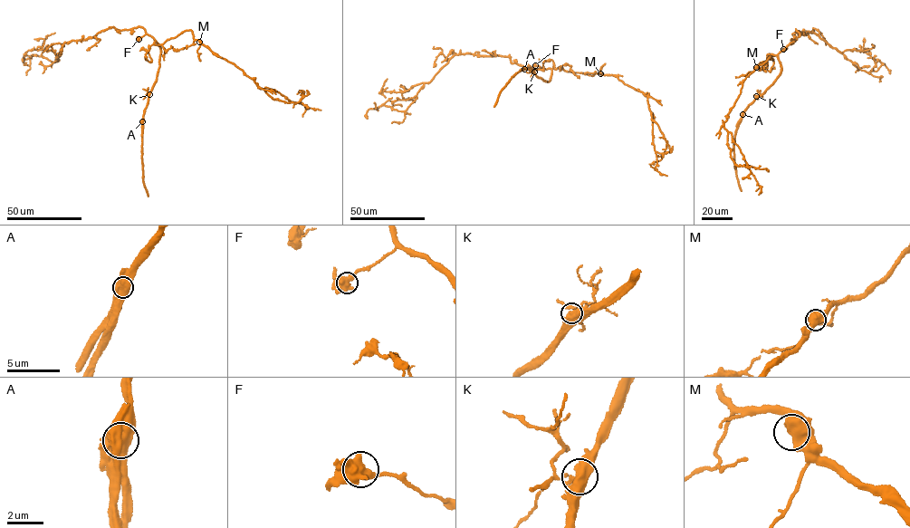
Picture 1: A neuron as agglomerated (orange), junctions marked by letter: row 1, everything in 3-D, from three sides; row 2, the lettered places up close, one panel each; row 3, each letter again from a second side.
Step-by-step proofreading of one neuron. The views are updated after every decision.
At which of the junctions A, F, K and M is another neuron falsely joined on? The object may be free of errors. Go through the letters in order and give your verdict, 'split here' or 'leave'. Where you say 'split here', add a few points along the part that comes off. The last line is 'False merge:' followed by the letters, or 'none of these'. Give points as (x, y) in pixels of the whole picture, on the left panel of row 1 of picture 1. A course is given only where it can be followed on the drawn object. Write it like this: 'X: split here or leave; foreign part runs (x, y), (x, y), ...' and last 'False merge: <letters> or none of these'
A: split here; foreign part runs (142, 121), (142, 136)
F: leave
K: leave
M: leave
False merge: A

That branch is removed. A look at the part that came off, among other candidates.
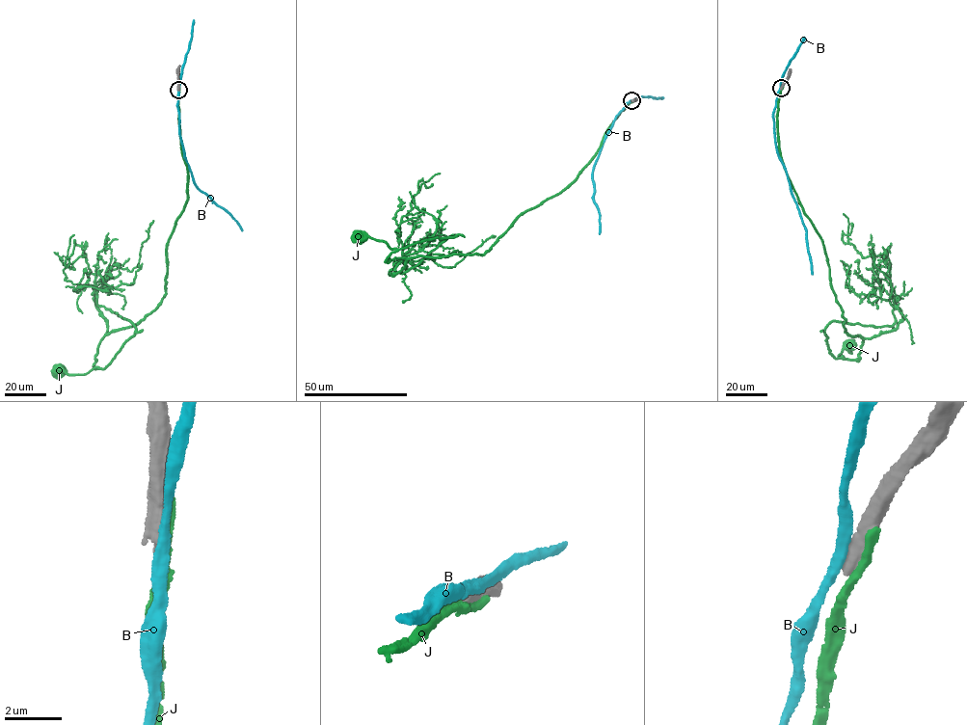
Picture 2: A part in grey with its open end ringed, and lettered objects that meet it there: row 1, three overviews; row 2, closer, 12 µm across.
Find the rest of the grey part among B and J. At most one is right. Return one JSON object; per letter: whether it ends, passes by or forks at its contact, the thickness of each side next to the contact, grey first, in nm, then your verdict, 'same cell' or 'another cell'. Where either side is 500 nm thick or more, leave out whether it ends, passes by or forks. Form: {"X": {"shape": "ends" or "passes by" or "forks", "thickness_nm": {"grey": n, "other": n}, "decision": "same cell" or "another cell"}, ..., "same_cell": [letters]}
{"B": {"thickness_nm": {"grey": 650, "other": 360}, "decision": "another cell"}, "J": {"thickness_nm": {"grey": 750, "other": 480}, "decision": "another cell"}, "same_cell": []}

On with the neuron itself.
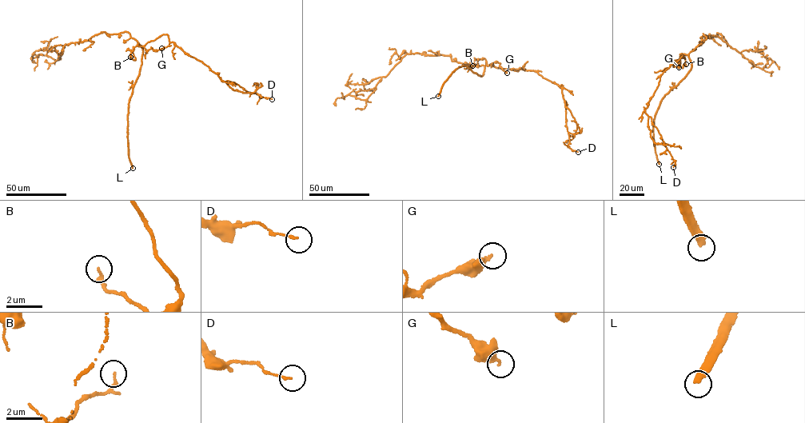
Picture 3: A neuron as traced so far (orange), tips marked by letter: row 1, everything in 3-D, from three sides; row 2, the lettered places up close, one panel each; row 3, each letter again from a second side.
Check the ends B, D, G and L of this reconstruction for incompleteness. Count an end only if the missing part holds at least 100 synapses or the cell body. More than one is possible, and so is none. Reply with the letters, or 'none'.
L

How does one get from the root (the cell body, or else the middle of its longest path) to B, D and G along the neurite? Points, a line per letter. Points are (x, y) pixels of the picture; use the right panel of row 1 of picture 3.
B: (687, 54), (680, 53), (685, 59), (682, 67), (686, 64)
D: (687, 54), (683, 53), (684, 58), (682, 56), (661, 74), (645, 110), (675, 161), (673, 167)
G: (687, 54), (683, 53), (684, 58), (675, 61), (678, 61), (676, 65), (679, 67)

